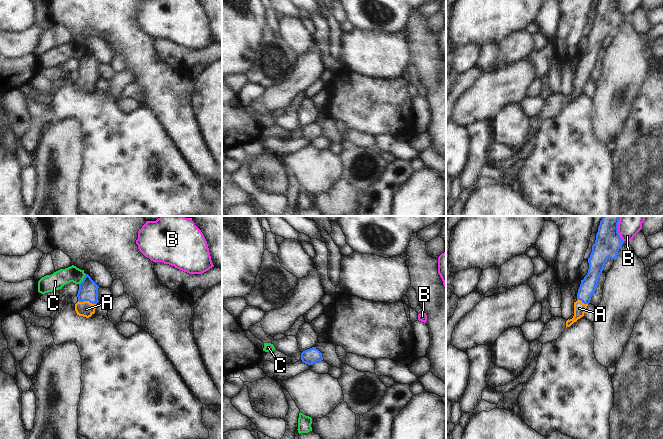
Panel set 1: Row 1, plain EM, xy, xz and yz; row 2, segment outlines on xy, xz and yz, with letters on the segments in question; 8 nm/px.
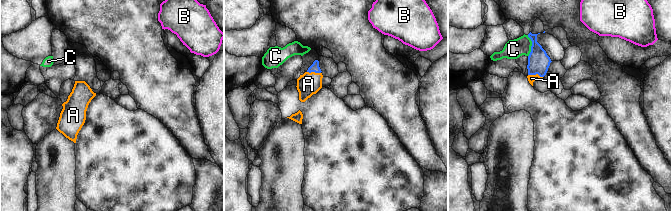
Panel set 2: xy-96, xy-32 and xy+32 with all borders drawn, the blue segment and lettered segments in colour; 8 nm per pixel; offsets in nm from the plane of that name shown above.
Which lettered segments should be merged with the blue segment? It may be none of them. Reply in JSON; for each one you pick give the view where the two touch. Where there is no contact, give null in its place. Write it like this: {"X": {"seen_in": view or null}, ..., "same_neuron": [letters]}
{"A": {"seen_in": "xy"}, "same_neuron": ["A"]}

